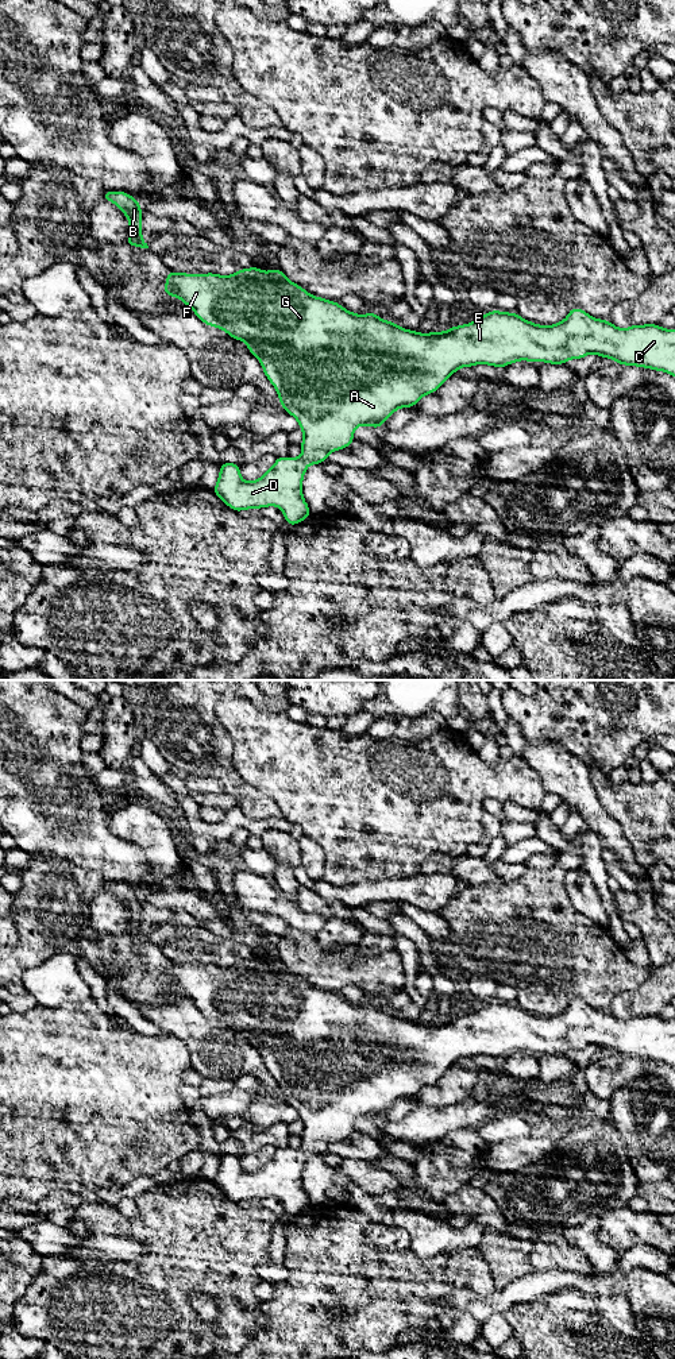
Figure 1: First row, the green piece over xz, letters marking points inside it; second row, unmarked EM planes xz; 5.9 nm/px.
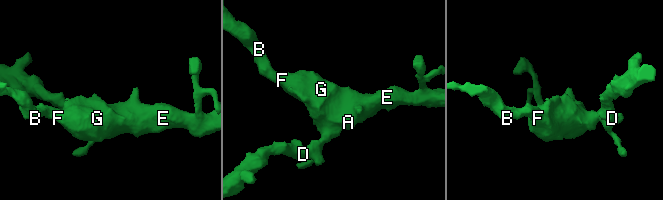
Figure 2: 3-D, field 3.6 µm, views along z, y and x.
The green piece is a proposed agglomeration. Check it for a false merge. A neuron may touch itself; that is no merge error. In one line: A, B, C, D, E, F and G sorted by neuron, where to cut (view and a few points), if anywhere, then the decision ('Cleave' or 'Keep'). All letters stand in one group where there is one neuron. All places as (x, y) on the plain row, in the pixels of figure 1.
Groups: A B C D E F G. No split. Keep

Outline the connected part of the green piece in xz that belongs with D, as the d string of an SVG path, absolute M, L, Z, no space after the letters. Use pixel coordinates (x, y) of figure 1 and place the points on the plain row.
M254 957L225 968L170 961L162 980L166 985L182 991L204 1015L223 1020L231 1028L244 1032L277 1081L281 1097L298 1112L304 1124L300 1148L277 1148L274 1157L254 1173L242 1170L240 1157L221 1154L213 1180L213 1184L235 1202L277 1197L290 1217L312 1205L302 1188L302 1170L309 1155L323 1154L331 1143L350 1138L355 1119L363 1116L381 1119L397 1100L413 1099L420 1089L435 1084L460 1058L489 1055L502 1061L520 1051L564 1055L570 1050L597 1045L599 1049L610 1049L624 1057L664 1062L675 1069L675 1019L664 1020L656 1015L645 1015L621 1020L608 1011L591 1008L579 999L570 1000L568 1007L554 1016L537 1016L516 1003L491 1001L472 1014L451 1018L448 1022L418 1024L401 1019L394 1012L385 1012L375 1003L356 1005L338 993L312 987L300 976L290 973L279 960L262 962Z

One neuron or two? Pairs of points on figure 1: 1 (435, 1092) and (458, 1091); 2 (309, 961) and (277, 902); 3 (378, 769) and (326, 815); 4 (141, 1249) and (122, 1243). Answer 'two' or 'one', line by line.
1: one
2: two
3: one
4: one

